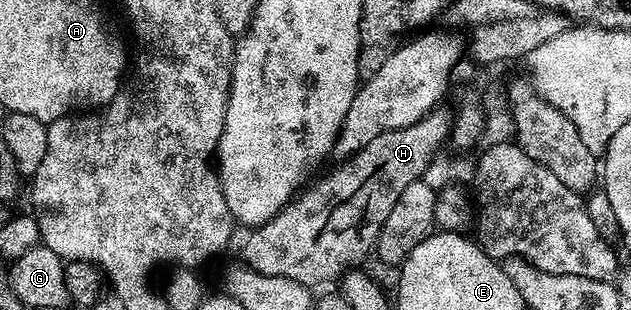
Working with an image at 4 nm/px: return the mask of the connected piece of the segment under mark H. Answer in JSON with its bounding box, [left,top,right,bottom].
[243,107,453,287]

